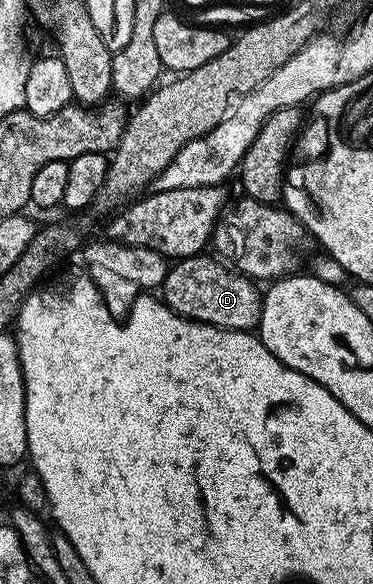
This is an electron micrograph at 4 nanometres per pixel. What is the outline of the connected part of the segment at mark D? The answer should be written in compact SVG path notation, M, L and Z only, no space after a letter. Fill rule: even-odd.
M205 255L188 256L186 260L176 261L170 267L159 289L167 307L189 320L216 328L230 328L236 332L256 329L261 317L262 297L258 285L220 259Z

